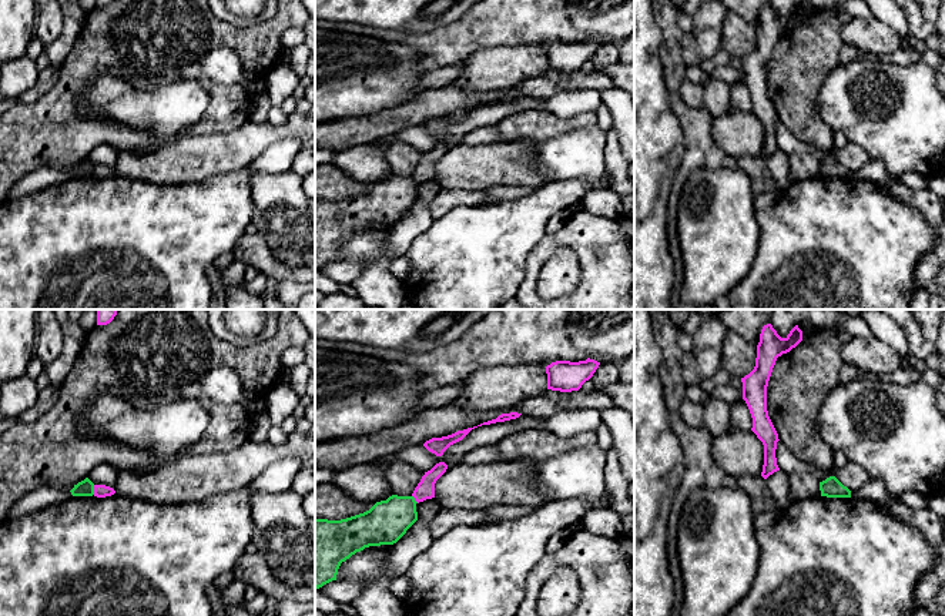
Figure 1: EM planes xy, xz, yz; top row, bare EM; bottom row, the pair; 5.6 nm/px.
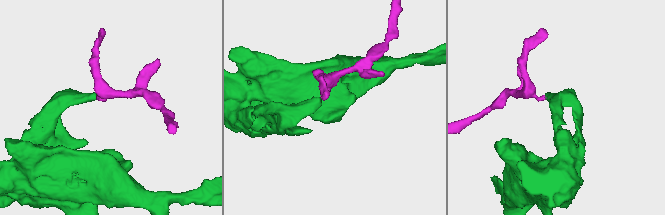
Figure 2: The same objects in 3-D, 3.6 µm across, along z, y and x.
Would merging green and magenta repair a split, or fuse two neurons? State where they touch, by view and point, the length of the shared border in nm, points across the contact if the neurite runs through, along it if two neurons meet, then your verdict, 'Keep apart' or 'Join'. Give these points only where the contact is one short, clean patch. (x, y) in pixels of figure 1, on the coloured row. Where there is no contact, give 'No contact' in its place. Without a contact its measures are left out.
Touches green at xy (93, 489). Shared border 60 nm. Boundary: xy (93, 485), (94, 494). Keep apart

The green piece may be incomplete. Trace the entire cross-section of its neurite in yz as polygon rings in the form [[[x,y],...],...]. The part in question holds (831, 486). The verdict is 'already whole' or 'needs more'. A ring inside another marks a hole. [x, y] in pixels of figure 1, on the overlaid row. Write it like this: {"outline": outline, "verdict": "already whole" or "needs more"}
{"outline": [[[835,476],[820,482],[821,496],[827,498],[851,498],[851,491],[844,486]]], "verdict": "already whole"}

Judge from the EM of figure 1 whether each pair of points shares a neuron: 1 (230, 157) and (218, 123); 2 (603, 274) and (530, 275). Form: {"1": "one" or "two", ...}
{"1": "two", "2": "one"}

